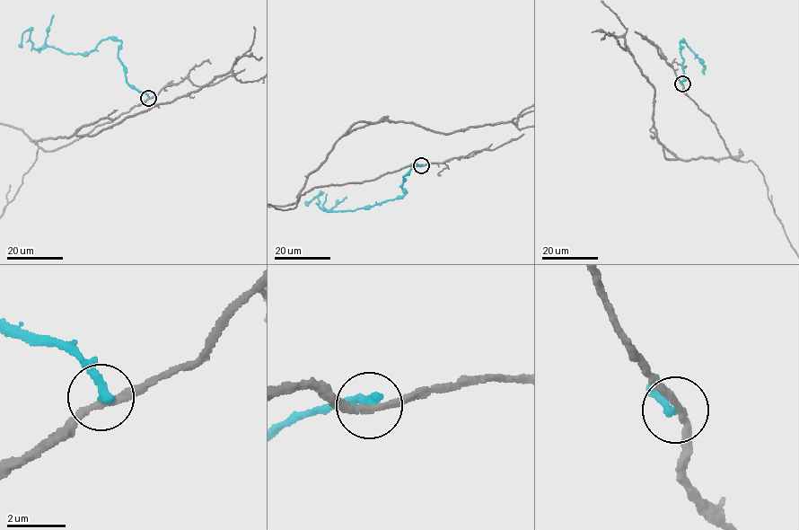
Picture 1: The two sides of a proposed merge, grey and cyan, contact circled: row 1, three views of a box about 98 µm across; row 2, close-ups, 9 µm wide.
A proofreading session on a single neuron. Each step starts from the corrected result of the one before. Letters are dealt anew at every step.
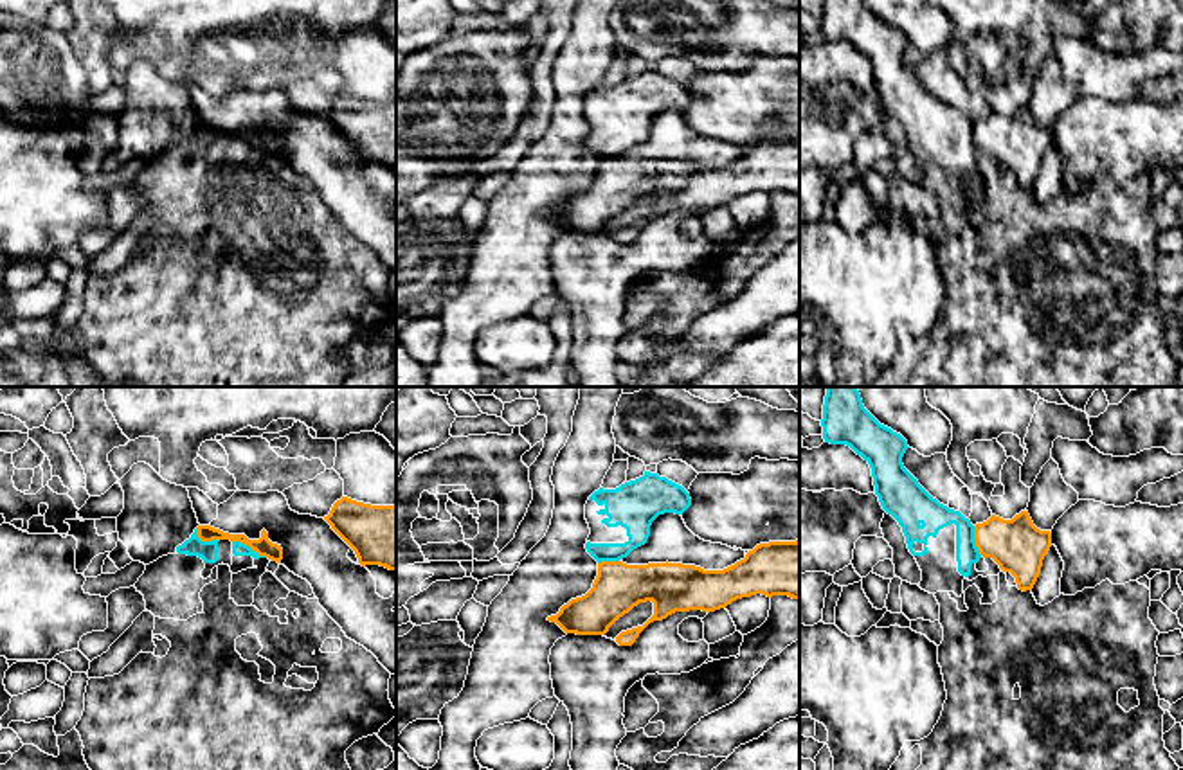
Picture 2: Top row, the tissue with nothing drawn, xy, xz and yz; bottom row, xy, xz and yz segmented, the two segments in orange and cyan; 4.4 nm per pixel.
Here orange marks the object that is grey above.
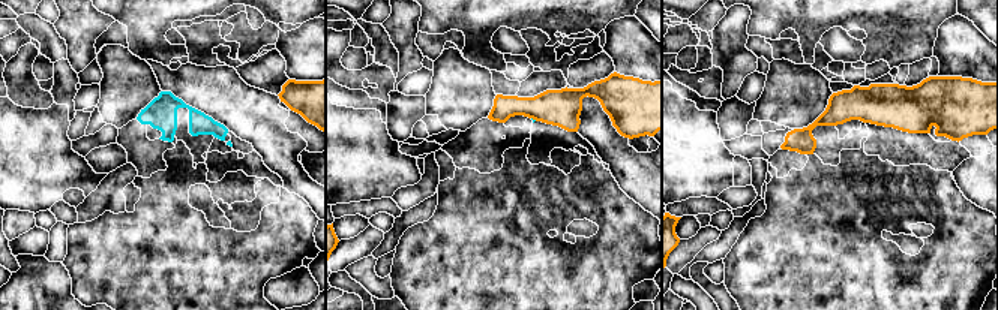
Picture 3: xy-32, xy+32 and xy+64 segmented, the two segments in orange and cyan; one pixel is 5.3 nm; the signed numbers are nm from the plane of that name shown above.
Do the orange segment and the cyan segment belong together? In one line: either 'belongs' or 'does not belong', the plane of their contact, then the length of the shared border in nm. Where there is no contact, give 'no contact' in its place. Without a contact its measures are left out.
does not belong | xy | 170 nm

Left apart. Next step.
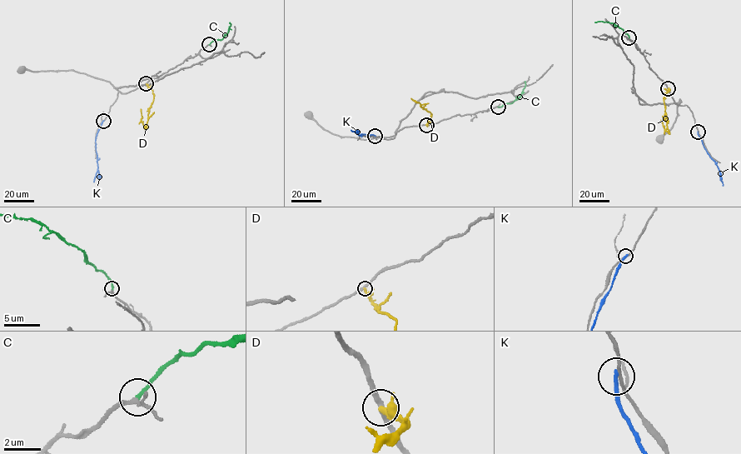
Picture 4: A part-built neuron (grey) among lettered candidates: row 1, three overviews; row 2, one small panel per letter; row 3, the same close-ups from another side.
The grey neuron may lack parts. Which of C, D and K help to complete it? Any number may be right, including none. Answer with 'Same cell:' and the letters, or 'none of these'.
Same cell: C

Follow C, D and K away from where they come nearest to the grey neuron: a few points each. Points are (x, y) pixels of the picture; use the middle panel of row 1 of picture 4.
C: (498, 107), (519, 98), (524, 81)
D: (426, 124), (430, 112), (415, 102)
K: (375, 135), (360, 136), (351, 130)

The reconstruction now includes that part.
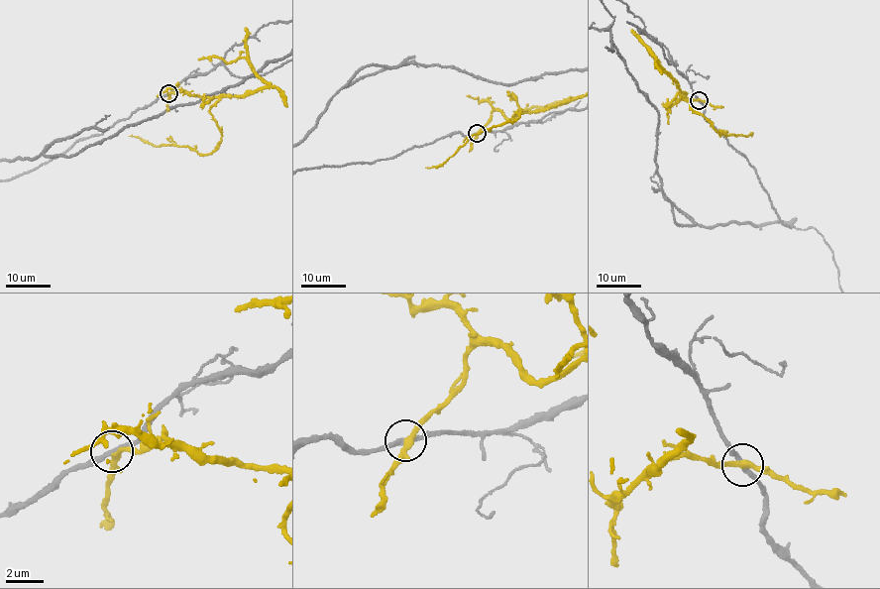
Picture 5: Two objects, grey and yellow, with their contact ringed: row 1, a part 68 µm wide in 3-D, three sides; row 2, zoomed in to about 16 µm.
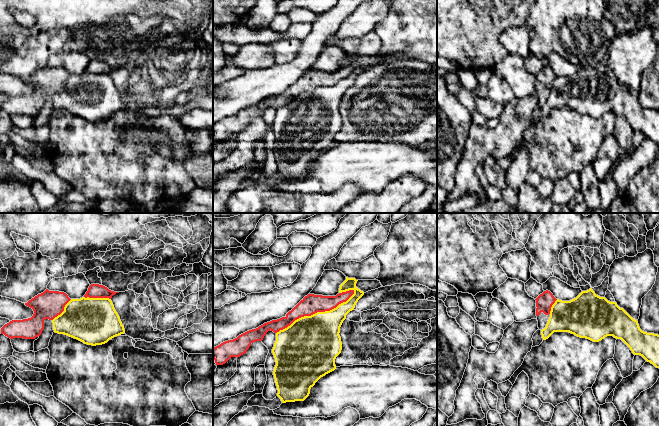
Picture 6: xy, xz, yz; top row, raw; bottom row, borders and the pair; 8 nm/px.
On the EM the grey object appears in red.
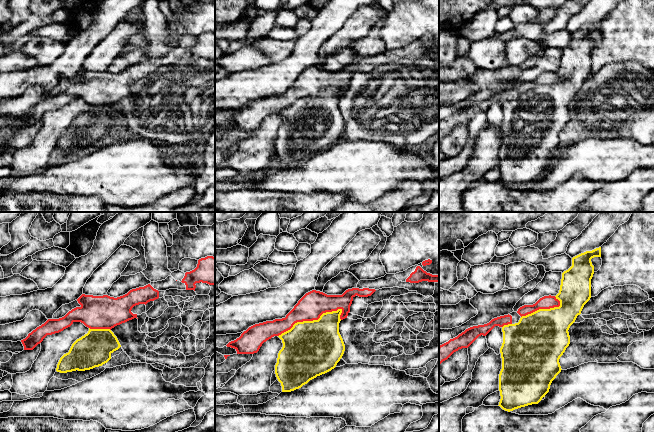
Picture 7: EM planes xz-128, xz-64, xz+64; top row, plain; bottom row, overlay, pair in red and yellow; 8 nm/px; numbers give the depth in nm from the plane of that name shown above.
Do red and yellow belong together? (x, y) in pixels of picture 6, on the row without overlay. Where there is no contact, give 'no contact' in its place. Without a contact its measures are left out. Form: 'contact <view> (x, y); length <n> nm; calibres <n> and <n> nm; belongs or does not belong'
contact xz (316, 88); length 700 nm; calibres 160 and 440 nm; does not belong

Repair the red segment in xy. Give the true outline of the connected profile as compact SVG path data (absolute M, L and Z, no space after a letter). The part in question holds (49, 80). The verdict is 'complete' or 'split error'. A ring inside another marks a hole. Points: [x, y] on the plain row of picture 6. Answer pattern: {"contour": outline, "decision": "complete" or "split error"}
{"contour": "M46 65L25 79L26 82L33 85L33 92L28 95L10 97L1 104L1 110L10 115L35 115L44 105L44 96L53 96L60 91L70 76L64 68Z", "decision": "complete"}

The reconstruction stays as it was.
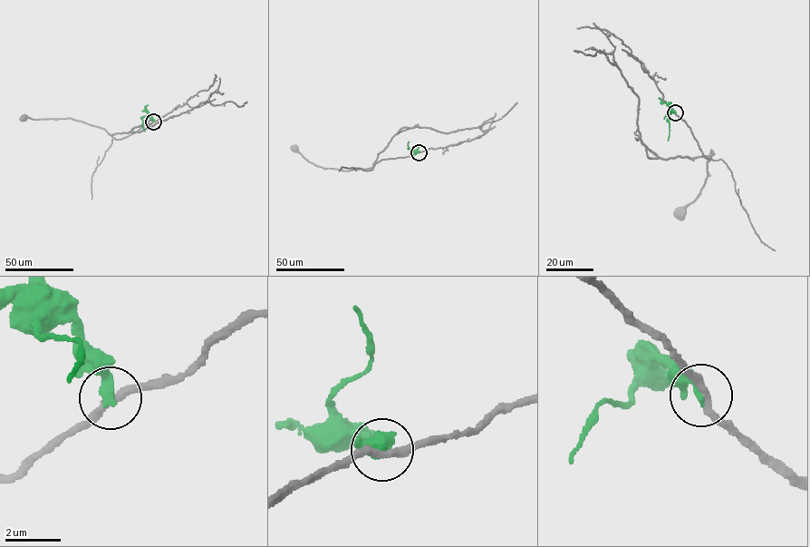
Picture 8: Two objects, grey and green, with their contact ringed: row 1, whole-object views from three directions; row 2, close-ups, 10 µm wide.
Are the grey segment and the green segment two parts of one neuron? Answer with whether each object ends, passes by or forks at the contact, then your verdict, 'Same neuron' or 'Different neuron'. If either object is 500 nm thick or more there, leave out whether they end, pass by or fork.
At the ring grey passes by. At the ring green ends. Different neuron

